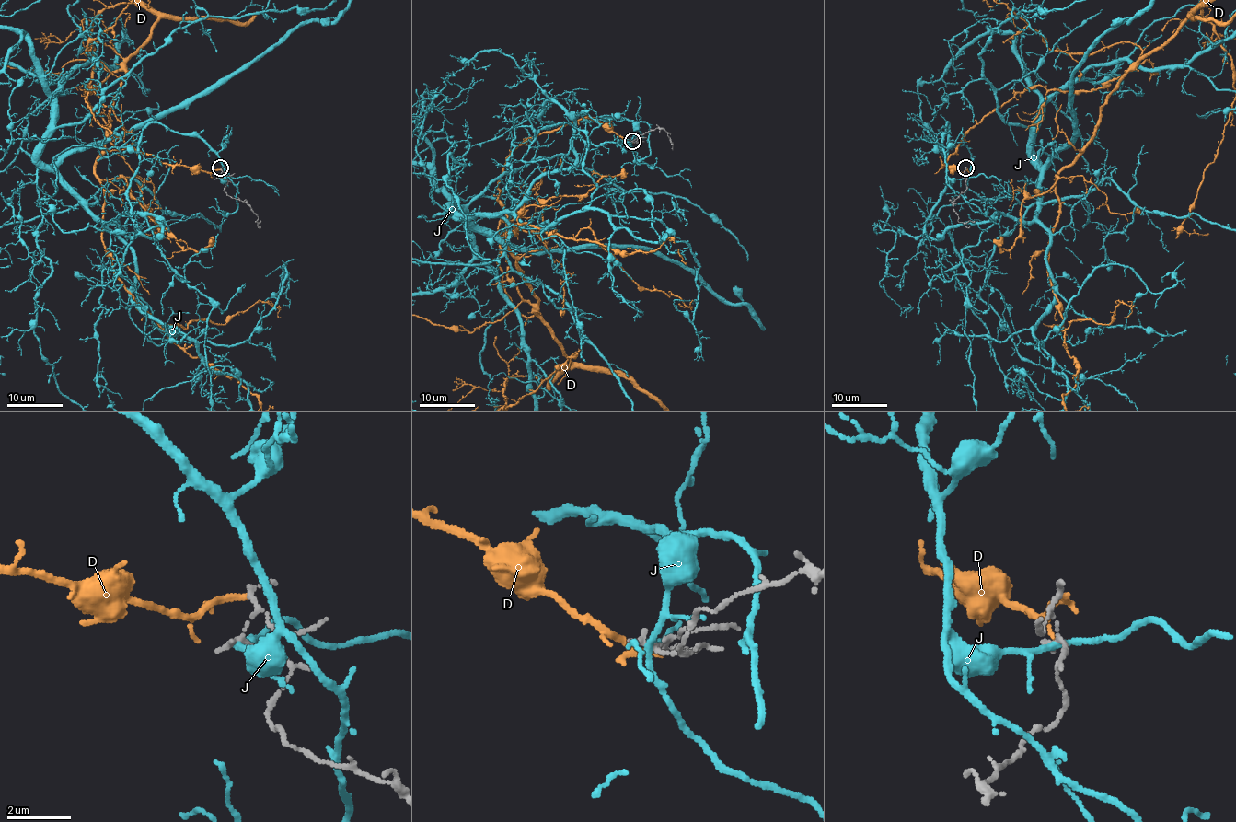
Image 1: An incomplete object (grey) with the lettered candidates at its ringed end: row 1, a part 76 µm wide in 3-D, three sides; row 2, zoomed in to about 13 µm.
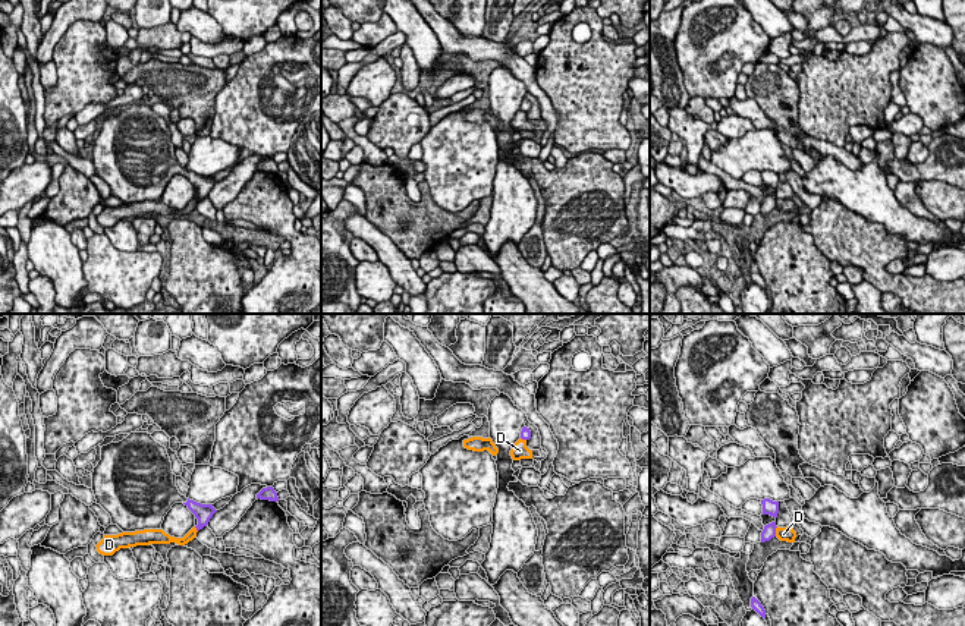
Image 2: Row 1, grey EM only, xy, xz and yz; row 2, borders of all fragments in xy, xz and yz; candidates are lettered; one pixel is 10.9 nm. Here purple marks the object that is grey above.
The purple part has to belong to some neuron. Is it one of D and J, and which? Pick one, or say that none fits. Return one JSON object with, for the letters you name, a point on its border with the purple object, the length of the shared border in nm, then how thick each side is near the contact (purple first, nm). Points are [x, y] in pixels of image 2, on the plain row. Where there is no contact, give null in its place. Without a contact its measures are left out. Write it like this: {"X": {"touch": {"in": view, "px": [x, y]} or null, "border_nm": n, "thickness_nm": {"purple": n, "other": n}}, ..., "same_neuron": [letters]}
{"same_neuron": []}

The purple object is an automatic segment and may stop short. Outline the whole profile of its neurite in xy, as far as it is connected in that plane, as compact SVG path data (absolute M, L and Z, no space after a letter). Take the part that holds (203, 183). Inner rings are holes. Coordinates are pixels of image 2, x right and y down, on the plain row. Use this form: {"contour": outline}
{"contour": "M131 104L119 114L101 119L101 132L92 144L92 163L100 176L123 204L160 201L175 174L183 174L198 191L197 202L208 196L217 183L213 176L201 176L182 167L164 117L148 104Z"}

